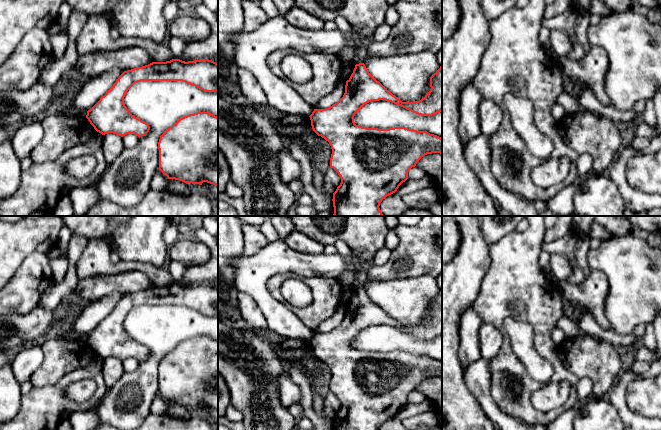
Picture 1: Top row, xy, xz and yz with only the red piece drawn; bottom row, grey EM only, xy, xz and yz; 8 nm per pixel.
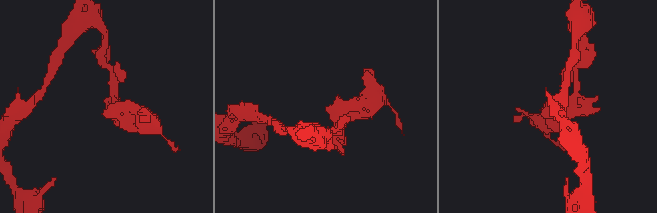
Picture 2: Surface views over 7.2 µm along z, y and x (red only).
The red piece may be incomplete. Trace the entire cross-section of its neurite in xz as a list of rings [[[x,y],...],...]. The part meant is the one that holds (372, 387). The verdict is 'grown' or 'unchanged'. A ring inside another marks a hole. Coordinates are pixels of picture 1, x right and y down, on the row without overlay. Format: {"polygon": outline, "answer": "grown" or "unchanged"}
{"polygon": [[[364,287],[355,289],[346,305],[343,321],[325,333],[314,333],[309,340],[313,355],[329,366],[332,378],[330,391],[341,402],[333,417],[333,430],[380,430],[387,420],[395,417],[408,403],[408,396],[427,378],[442,378],[442,361],[427,355],[405,351],[389,353],[367,352],[356,349],[355,338],[367,327],[385,324],[421,340],[432,340],[442,335],[442,290],[430,301],[430,315],[419,325],[402,326],[389,316],[367,294]]], "answer": "unchanged"}

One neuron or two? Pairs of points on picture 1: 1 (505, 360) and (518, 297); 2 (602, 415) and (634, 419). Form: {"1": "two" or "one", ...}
{"1": "one", "2": "two"}

